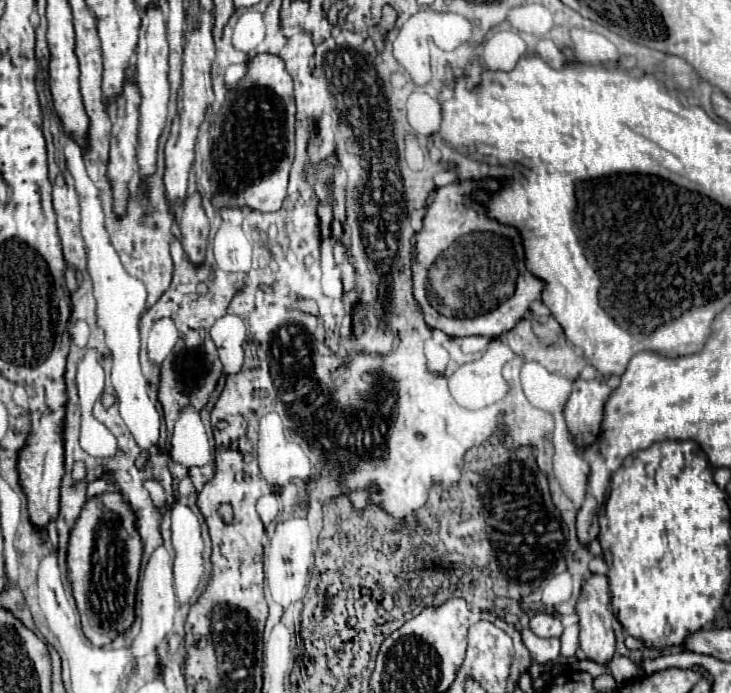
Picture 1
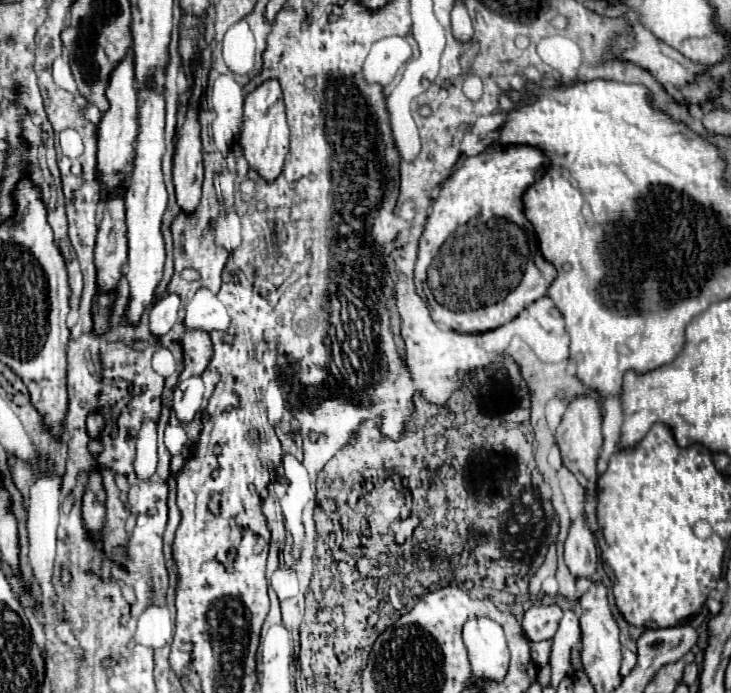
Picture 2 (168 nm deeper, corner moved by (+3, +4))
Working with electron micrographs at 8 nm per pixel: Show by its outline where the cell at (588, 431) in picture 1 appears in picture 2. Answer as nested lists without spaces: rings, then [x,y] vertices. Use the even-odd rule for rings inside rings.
[[[576,398],[568,404],[566,414],[562,418],[562,424],[558,426],[554,440],[560,448],[560,456],[562,456],[562,464],[576,476],[576,480],[580,482],[580,486],[584,488],[586,498],[596,494],[596,480],[598,480],[598,454],[600,454],[600,446],[602,446],[602,418],[600,418],[600,410],[596,400],[592,398]]]

